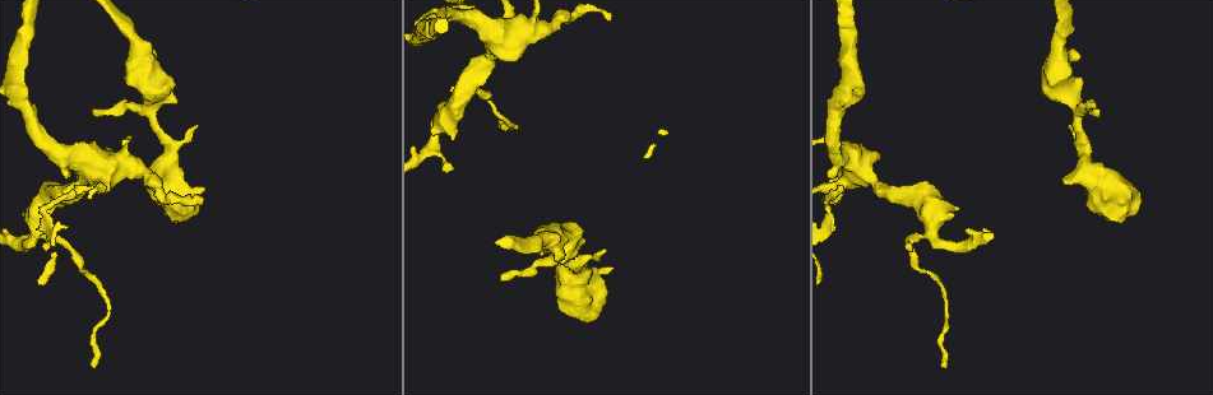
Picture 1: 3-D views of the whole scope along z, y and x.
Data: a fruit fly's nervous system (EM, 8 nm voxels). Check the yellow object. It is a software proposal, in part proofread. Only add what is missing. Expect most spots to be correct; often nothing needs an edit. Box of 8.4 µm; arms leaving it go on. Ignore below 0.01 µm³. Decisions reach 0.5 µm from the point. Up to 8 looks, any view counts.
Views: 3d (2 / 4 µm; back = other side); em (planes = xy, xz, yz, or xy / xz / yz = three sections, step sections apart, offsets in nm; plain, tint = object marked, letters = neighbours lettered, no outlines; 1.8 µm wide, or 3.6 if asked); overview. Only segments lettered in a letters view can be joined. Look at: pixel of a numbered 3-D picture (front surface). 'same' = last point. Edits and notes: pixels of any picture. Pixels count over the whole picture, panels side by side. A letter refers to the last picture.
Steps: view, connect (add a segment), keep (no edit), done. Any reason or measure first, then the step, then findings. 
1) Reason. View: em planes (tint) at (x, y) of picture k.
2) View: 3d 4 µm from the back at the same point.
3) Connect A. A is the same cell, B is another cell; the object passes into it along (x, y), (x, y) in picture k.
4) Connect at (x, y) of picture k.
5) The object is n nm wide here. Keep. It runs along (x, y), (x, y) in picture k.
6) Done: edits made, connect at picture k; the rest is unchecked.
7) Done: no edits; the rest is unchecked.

View: 3d 2 µm at (201, 200) of picture 1.

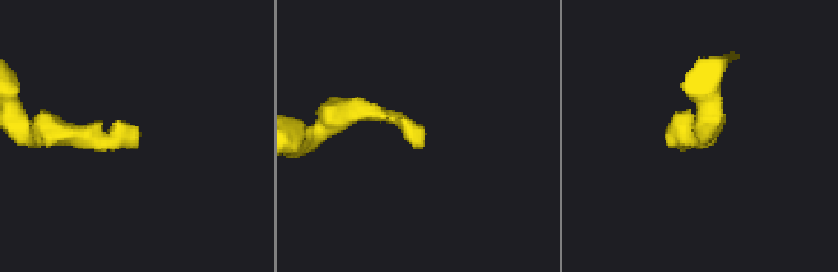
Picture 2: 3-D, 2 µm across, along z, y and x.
Need the tissue. View: em xy step 8 (tint) at (712, 141) of picture 2.

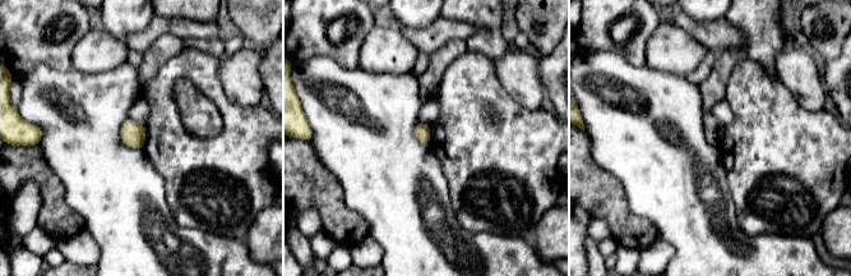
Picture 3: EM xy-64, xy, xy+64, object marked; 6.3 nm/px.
Cut it another way. View: em planes (letters) at the same point.

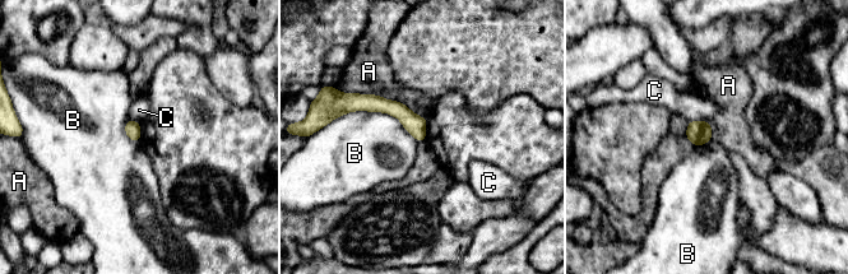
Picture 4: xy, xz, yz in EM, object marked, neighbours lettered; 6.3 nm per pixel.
The longest contact is with B, 550 nm. Keep. A, B and C are other cells; it runs along (357, 98), (397, 108), (422, 136) in picture 4; no lettered segment goes on from it.

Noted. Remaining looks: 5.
Branch stops here. View: em planes (plain) at (195, 128) of picture 1.

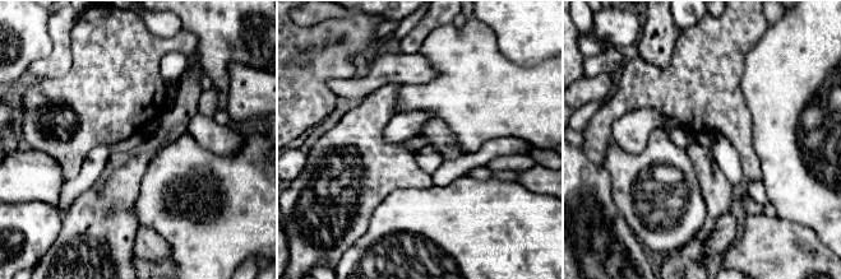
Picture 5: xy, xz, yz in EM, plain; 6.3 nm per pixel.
What lies round it. View: em planes (letters) at the same point.

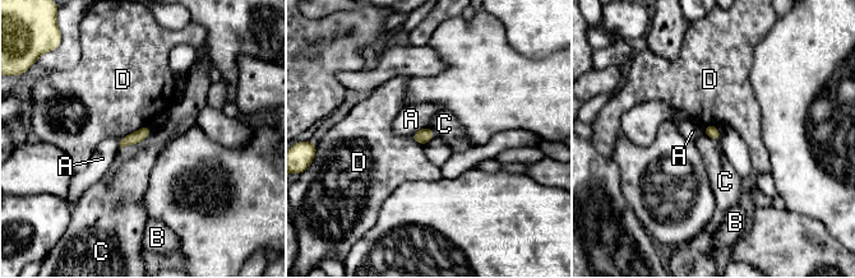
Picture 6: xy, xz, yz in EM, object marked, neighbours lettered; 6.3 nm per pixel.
Keep. A, B, C and D are other cells; a border runs along (149, 133), (142, 140), (119, 149) in picture 6; none of them fits.

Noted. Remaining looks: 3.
Free end. View: em planes (letters) at (502, 278) of picture 1.

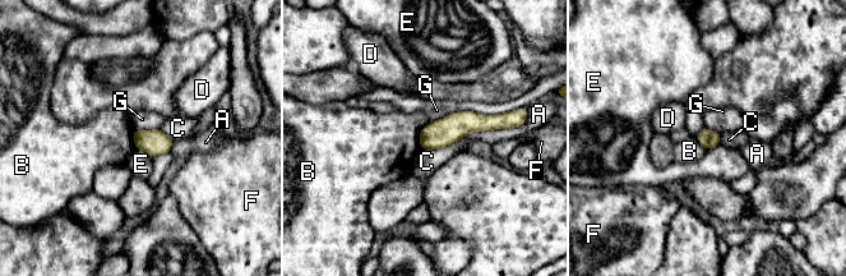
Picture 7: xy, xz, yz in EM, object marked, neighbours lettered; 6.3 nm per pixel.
The object is 120 nm wide here; the longest contact is with G, 500 nm. Keep. A, B, C, D, E, F and G are other cells; no lettered segment goes on from it.

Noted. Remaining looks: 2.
Abrupt turn. View: em 3.6 µm planes (letters) at (105, 176) of picture 1.

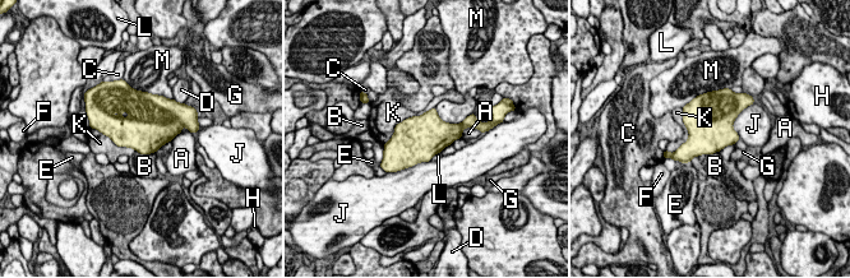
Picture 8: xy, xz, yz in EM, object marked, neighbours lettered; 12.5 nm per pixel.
The longest contact is with K, 850 nm. Keep. A, B, C, D, E, F, G, H, J, K, L and M are other cells; a border runs along (434, 106), (400, 121), (383, 146) in picture 8; no lettered segment goes on from it.

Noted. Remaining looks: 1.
Done: no edits; the rest is unchecked.

